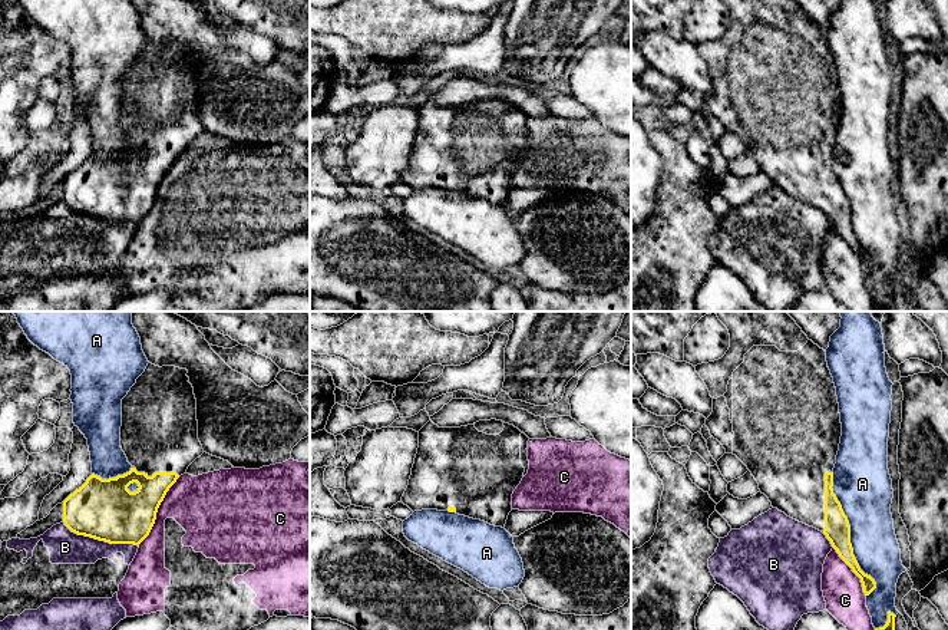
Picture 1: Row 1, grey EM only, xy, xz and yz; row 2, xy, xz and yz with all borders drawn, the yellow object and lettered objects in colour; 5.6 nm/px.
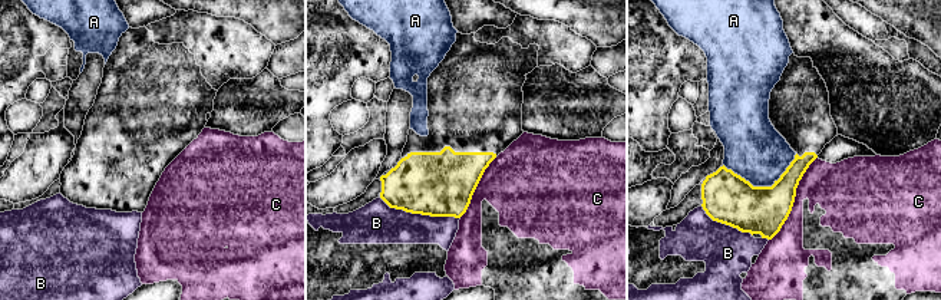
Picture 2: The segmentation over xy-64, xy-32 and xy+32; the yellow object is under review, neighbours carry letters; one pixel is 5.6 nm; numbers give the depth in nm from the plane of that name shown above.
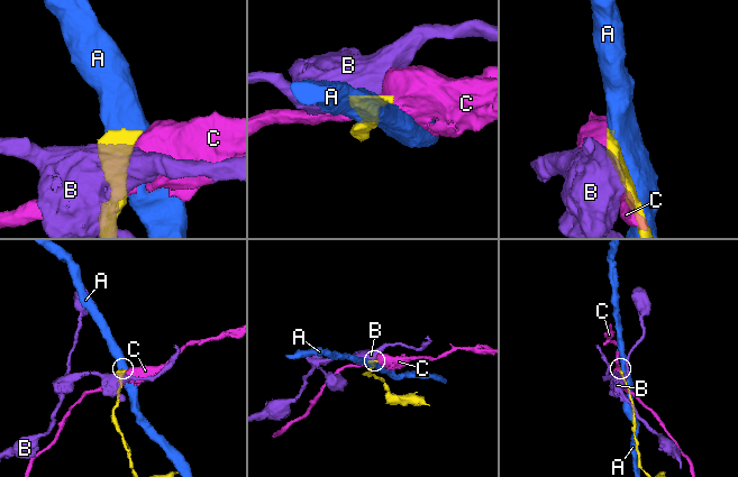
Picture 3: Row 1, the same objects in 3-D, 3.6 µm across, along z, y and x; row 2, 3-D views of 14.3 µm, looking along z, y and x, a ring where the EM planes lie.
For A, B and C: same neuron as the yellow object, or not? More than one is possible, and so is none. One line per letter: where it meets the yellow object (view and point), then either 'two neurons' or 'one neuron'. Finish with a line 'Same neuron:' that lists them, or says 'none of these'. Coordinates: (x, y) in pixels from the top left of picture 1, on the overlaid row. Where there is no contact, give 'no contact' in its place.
A: yz (849, 536) | two neurons
B: xy (101, 540) | two neurons
C: xy (157, 511) | two neurons
Same neuron: none of these

